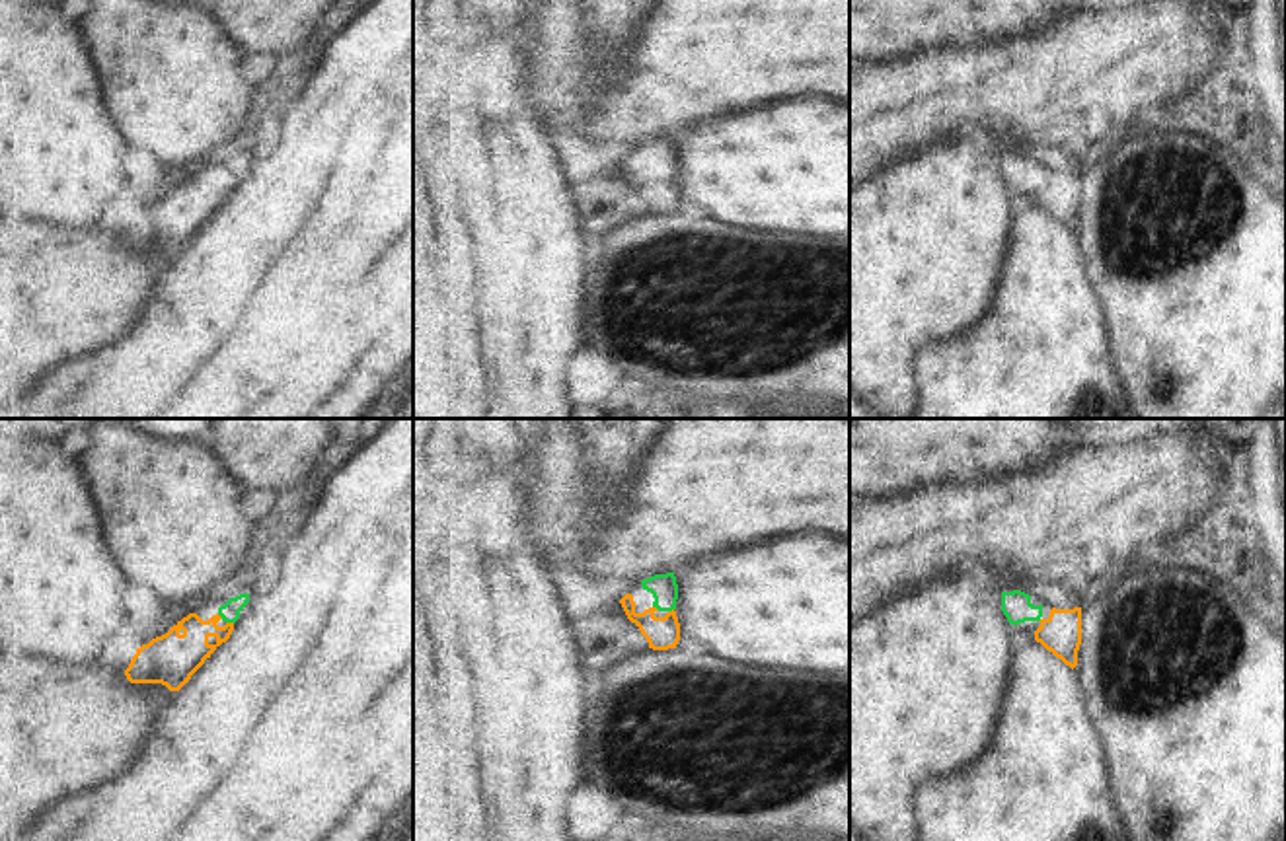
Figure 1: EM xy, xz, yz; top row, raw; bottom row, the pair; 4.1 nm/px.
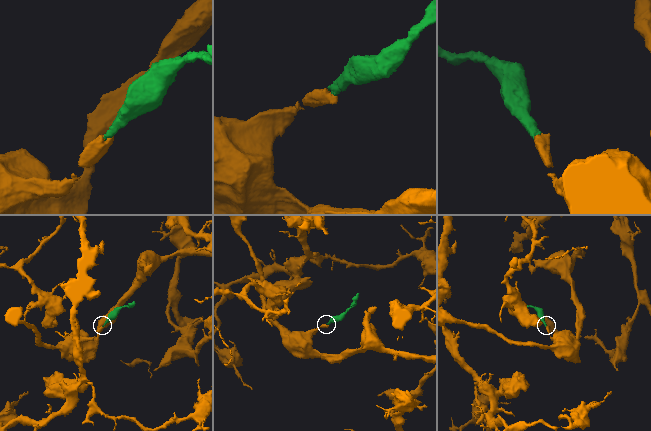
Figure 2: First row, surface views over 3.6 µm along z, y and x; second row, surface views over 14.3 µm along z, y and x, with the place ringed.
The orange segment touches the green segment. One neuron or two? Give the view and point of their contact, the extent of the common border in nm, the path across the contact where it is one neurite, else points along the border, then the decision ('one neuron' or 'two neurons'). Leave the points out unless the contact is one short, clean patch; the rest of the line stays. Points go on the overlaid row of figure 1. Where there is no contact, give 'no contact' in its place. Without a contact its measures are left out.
meets orange in xy at (230, 623); contact 30 nm long; runs through xy (180, 657), (205, 631), (230, 623), (230, 610); one neuron

